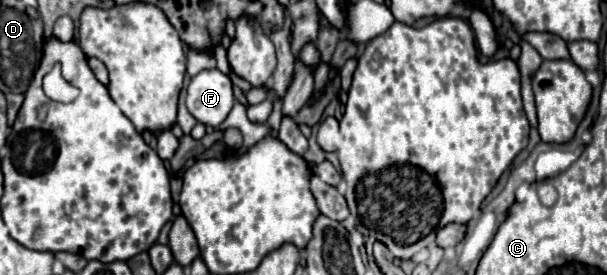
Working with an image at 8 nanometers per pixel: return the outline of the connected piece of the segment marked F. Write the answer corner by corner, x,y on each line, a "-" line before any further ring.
218,68
202,70
188,84
186,106
198,122
214,128
220,126
234,106
230,78

